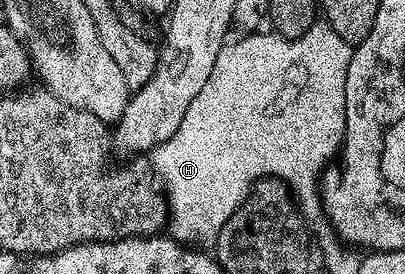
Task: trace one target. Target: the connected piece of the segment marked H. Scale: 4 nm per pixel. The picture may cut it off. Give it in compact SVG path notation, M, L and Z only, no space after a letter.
M317 20L300 38L284 38L282 34L274 32L247 32L239 39L228 40L224 42L221 52L217 52L217 61L213 63L213 73L210 74L209 80L205 80L205 88L197 92L193 104L185 111L185 117L182 118L177 132L165 140L165 144L155 147L149 154L149 165L158 181L161 183L162 193L167 199L167 208L169 217L166 229L170 237L177 242L184 244L203 244L199 242L214 243L215 237L225 228L225 220L237 207L242 206L247 201L251 187L259 181L260 178L278 178L280 182L286 182L288 187L299 190L316 189L321 175L328 166L332 165L331 158L340 153L343 144L343 133L345 132L345 76L349 72L349 60L353 49L352 43L341 40L337 32L326 20Z

